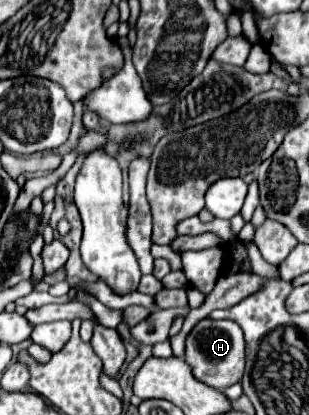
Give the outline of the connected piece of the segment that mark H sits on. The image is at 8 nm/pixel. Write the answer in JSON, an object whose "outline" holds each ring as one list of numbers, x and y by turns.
{"outline":[[200,320,186,338,186,364,192,368,196,380,216,390,224,390,236,382,240,382,244,374,244,336,242,328,230,320]]}

